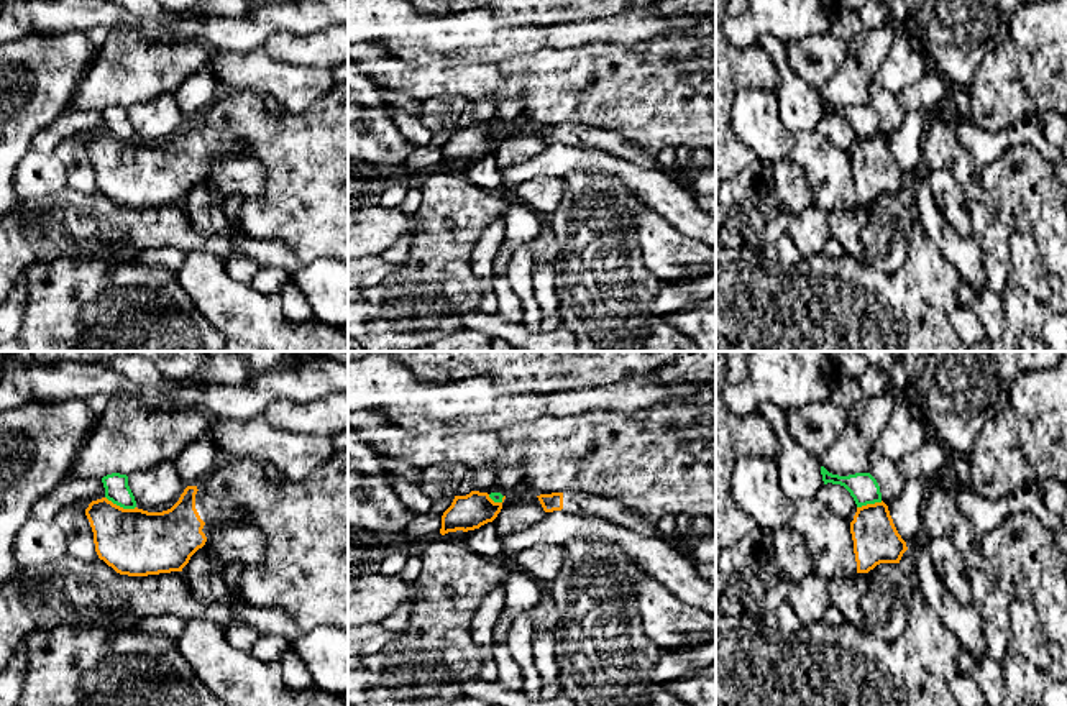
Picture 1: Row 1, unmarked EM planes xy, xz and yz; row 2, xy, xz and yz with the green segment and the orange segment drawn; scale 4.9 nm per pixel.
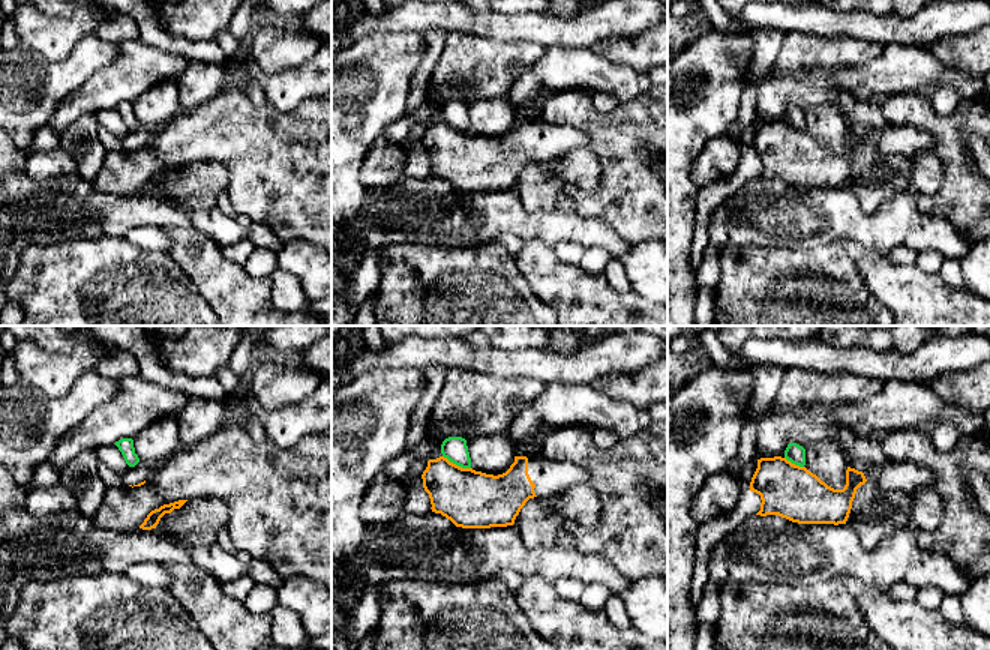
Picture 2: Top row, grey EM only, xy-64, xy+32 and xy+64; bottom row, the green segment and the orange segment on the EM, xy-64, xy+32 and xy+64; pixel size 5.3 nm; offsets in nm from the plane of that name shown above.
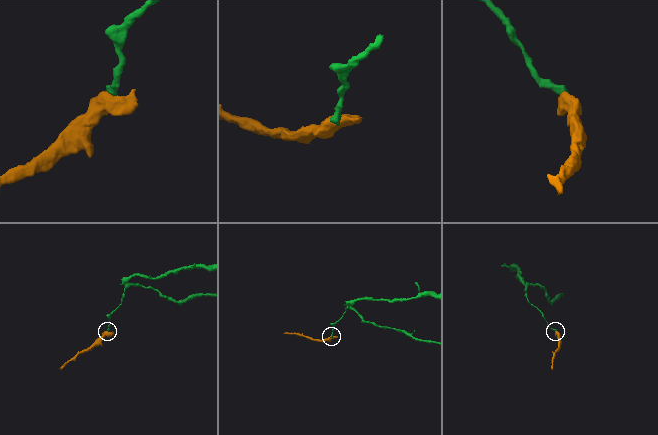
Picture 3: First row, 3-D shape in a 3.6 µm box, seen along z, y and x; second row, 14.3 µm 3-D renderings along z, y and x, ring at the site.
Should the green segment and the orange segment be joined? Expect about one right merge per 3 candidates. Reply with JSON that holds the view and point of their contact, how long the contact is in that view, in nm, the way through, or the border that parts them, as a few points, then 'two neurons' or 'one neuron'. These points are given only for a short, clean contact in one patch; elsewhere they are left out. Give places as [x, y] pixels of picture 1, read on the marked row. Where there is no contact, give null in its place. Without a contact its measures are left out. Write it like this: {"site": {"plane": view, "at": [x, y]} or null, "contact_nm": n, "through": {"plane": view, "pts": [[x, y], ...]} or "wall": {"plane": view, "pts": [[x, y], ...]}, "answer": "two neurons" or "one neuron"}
{"site": {"plane": "xy", "at": [120, 506]}, "contact_nm": 160, "wall": {"plane": "xy", "pts": [[105, 496], [123, 508], [135, 508]]}, "answer": "two neurons"}

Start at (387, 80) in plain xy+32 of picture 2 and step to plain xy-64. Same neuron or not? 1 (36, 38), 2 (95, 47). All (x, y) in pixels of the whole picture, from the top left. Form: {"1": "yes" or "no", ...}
{"1": "no", "2": "yes"}

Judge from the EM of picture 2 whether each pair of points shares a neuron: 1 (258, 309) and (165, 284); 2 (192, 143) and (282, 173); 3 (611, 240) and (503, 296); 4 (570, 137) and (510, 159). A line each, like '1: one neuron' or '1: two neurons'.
1: two neurons
2: one neuron
3: two neurons
4: one neuron

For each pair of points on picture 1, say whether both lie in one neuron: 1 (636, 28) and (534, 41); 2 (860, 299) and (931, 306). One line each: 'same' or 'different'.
1: same
2: same

